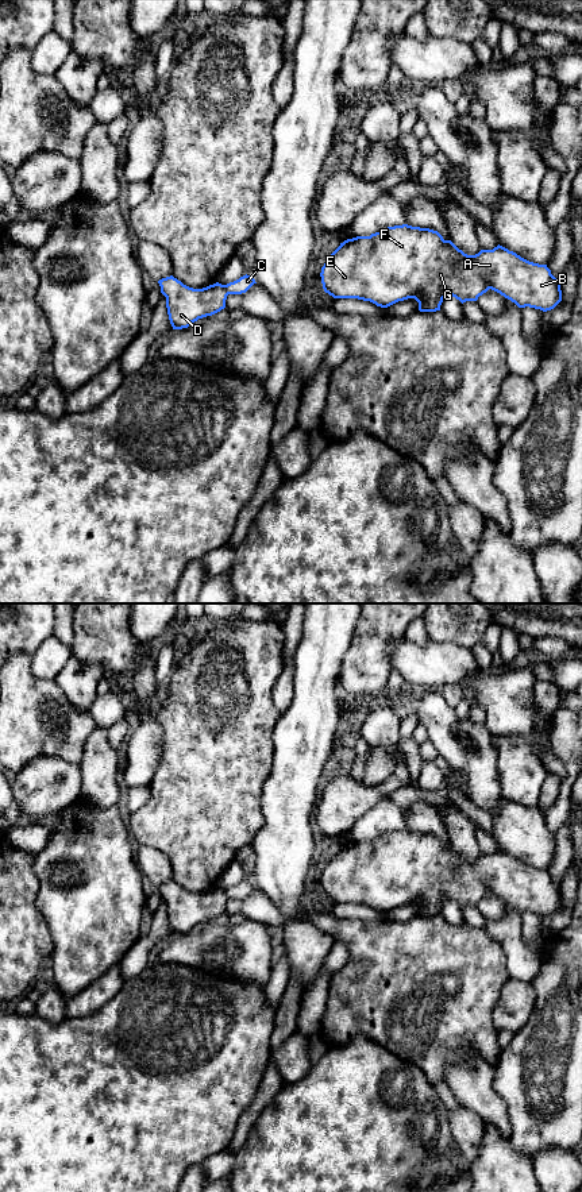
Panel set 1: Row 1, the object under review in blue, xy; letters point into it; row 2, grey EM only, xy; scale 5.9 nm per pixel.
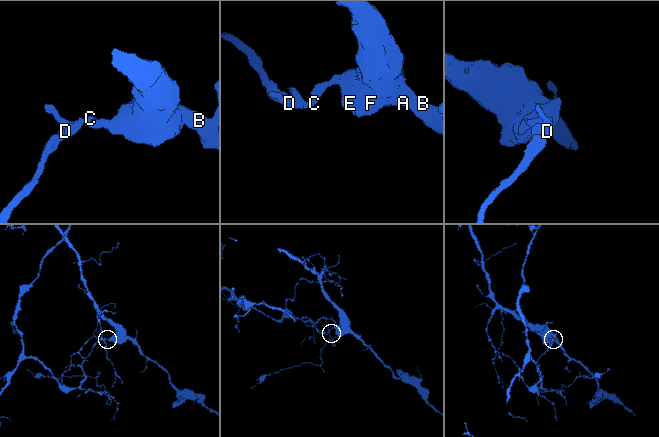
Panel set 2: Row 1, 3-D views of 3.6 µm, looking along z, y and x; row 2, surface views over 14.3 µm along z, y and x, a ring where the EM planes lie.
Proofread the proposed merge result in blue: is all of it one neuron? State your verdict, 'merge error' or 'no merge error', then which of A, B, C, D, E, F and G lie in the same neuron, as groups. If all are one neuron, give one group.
merge error; groups A B C E F G / D

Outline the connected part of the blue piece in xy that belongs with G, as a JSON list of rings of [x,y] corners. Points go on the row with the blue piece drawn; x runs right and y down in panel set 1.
[[[408,224],[344,240],[325,261],[320,277],[324,292],[334,298],[358,298],[381,308],[415,298],[420,312],[440,310],[447,296],[462,304],[477,301],[489,289],[519,308],[547,312],[562,301],[560,281],[551,274],[547,265],[529,262],[500,244],[493,250],[467,255],[451,240],[444,240],[438,231]]]

